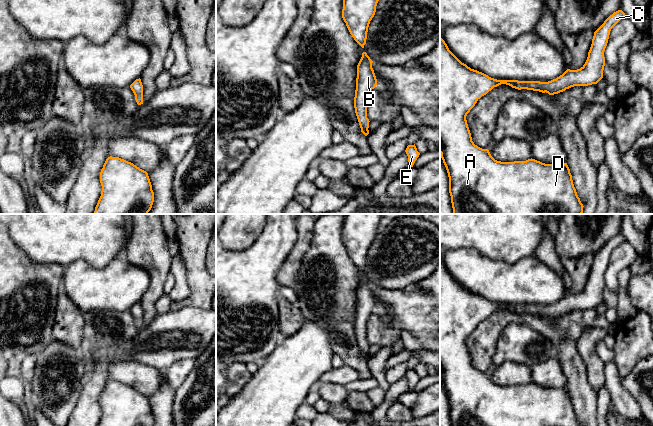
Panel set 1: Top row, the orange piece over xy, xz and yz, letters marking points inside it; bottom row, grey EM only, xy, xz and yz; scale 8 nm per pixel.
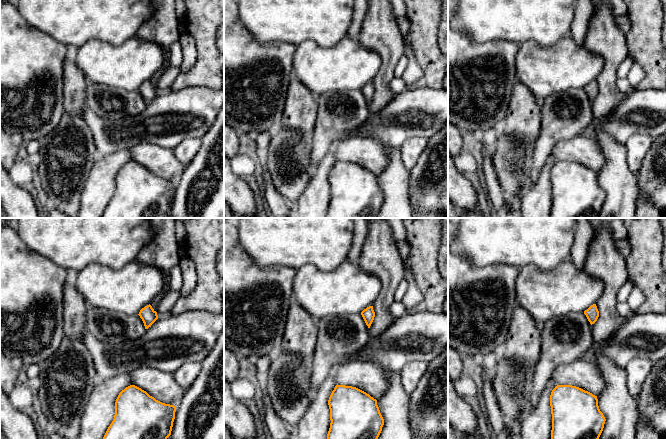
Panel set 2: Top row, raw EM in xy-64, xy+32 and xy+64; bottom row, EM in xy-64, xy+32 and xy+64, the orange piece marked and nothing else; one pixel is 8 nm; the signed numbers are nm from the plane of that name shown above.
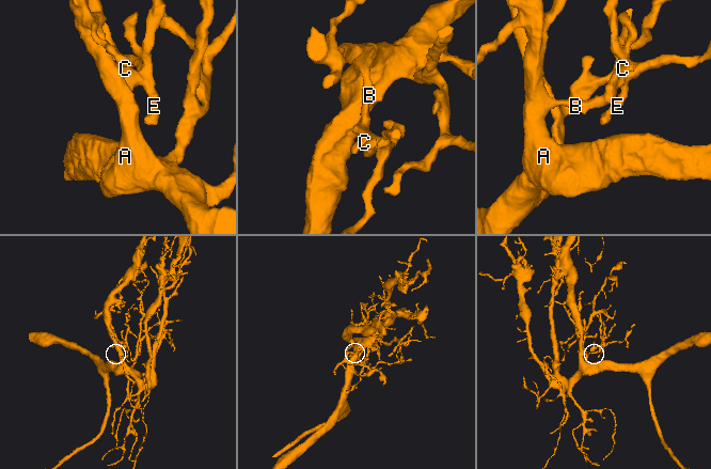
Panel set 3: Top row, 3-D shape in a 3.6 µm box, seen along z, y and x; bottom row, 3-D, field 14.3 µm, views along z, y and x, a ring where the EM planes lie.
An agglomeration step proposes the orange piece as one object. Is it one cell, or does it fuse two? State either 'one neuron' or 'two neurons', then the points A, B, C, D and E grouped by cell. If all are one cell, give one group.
one neuron | A B C D E

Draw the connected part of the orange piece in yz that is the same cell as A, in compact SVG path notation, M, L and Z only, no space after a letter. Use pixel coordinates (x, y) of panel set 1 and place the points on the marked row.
M618 10L610 15L594 32L592 44L585 64L577 70L567 69L562 75L548 82L497 80L488 75L471 69L462 63L440 38L440 154L449 177L449 193L453 214L582 214L583 204L577 195L572 175L567 163L545 164L535 159L526 161L501 162L495 160L488 149L474 144L467 124L466 116L477 101L494 87L506 84L521 90L533 90L549 95L558 94L574 86L597 84L603 78L605 66L604 51L608 43L611 29L624 17L625 13Z

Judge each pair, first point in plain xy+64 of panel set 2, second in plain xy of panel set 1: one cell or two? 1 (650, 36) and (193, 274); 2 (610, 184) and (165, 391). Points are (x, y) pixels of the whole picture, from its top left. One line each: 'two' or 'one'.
1: one
2: one

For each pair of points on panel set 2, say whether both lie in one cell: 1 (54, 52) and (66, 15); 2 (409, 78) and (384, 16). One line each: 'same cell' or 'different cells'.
1: different cells
2: different cells

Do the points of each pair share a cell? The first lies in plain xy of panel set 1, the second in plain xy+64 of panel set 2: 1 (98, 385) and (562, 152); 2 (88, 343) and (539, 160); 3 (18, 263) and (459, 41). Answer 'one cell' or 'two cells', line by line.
1: two cells
2: one cell
3: one cell

